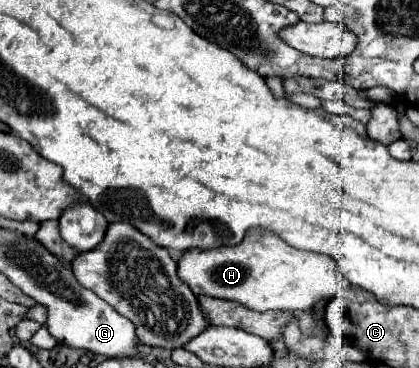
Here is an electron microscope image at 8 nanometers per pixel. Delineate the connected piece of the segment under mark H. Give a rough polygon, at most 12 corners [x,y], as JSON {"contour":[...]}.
{"contour":[[251,229],[235,247],[183,251],[195,295],[251,311],[335,297],[339,269]]}

